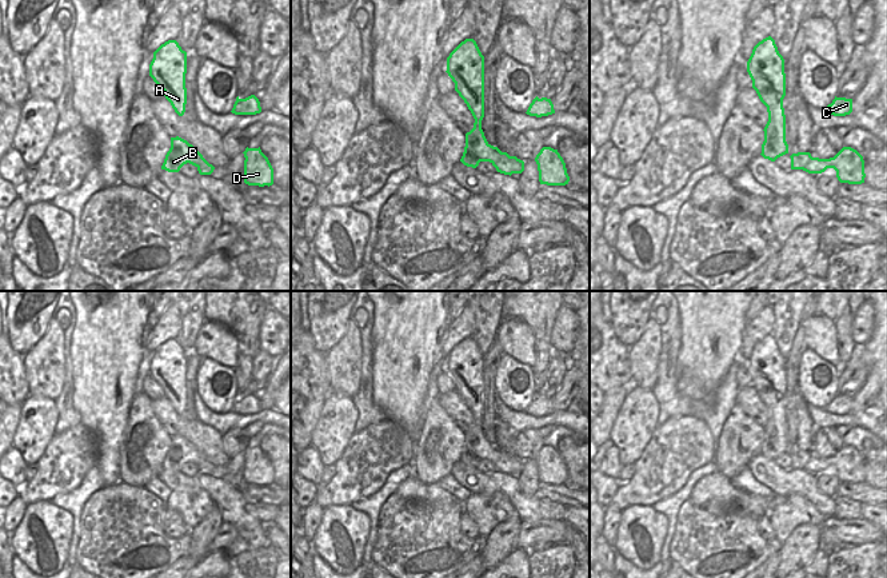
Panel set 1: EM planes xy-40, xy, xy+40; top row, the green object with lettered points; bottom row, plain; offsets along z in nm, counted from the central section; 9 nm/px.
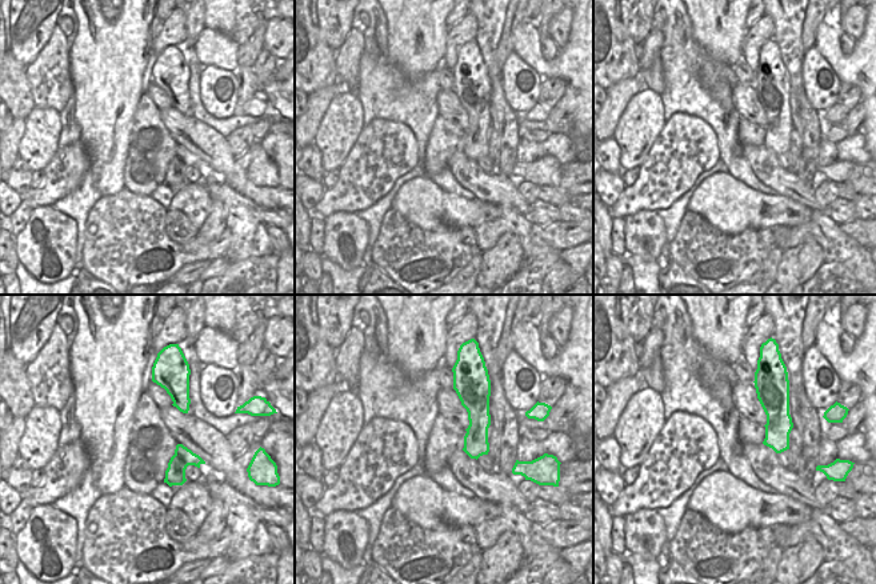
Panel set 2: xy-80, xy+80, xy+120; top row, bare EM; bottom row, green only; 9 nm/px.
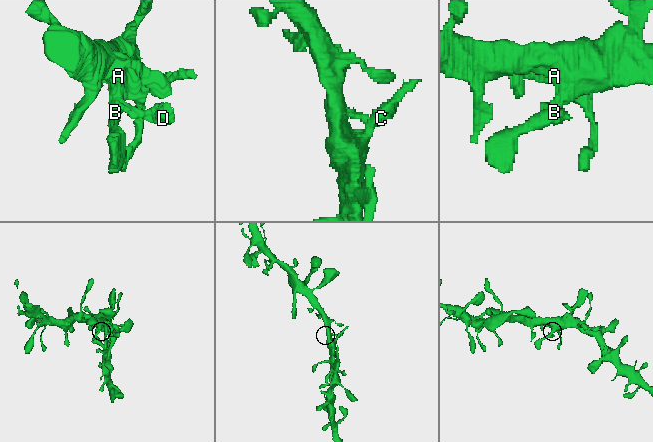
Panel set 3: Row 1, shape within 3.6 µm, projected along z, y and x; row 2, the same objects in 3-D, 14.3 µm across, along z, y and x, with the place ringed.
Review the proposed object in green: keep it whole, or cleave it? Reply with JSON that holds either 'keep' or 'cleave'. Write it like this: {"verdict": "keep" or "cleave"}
{"verdict": "keep"}

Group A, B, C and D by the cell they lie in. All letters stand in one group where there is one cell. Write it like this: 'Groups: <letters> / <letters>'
Groups: A B C D

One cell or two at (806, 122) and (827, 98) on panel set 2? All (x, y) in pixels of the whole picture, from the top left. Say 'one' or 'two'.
two

